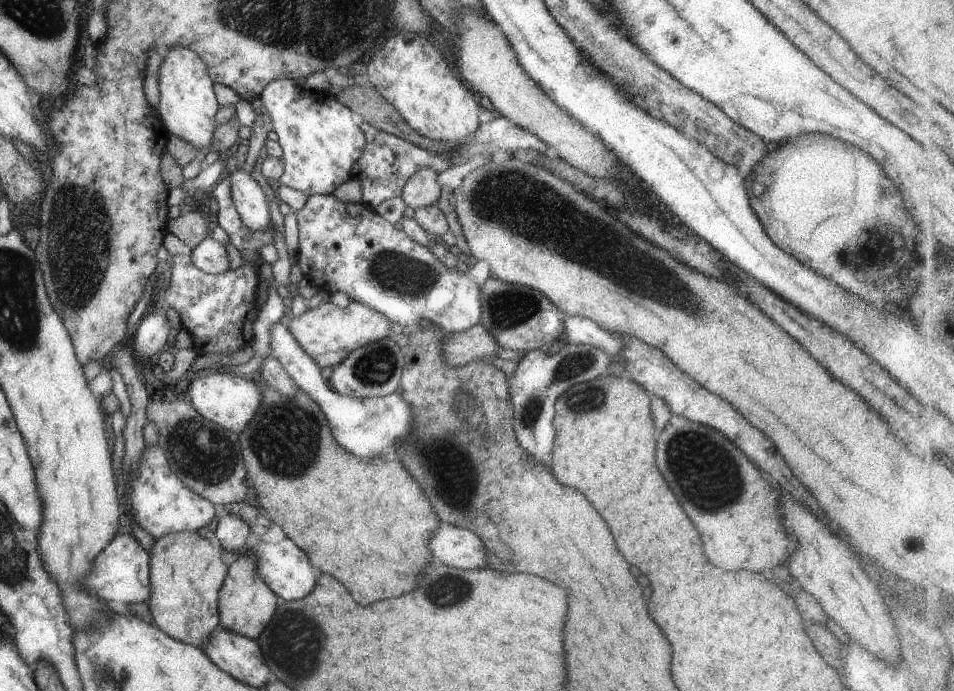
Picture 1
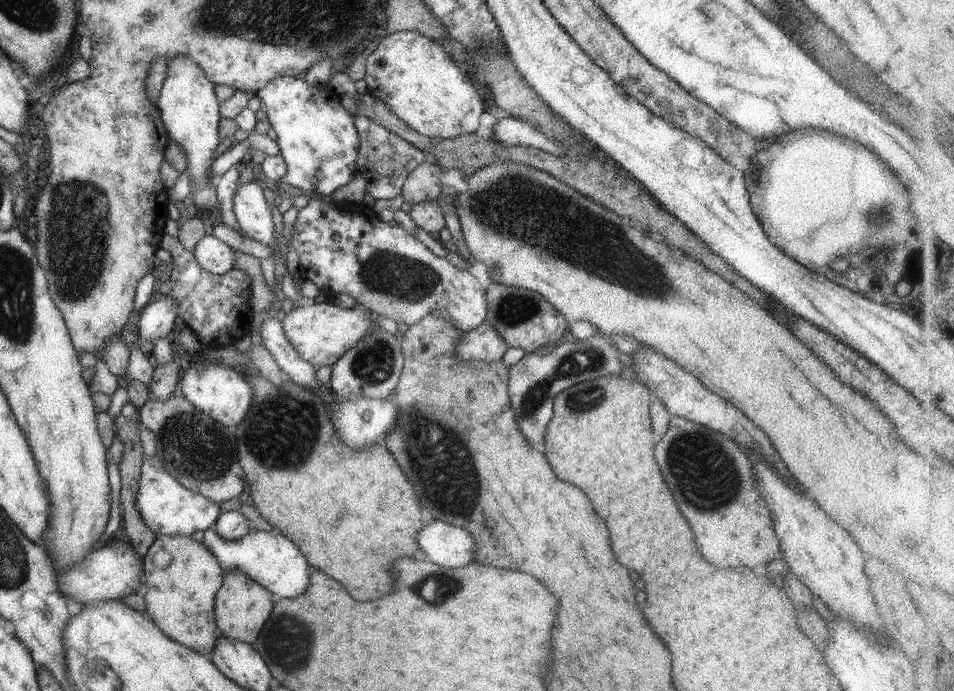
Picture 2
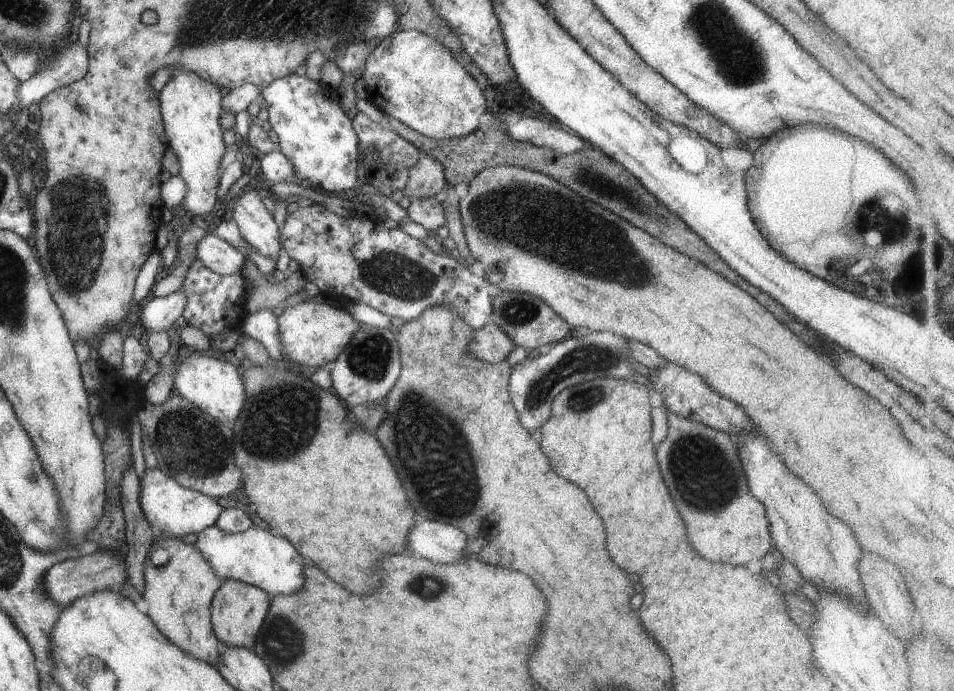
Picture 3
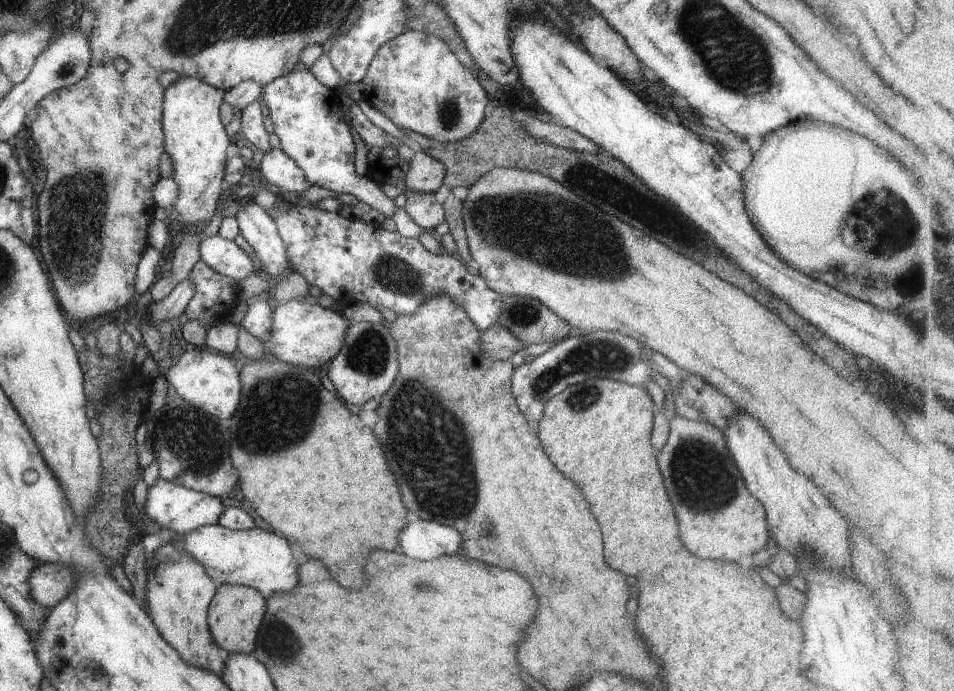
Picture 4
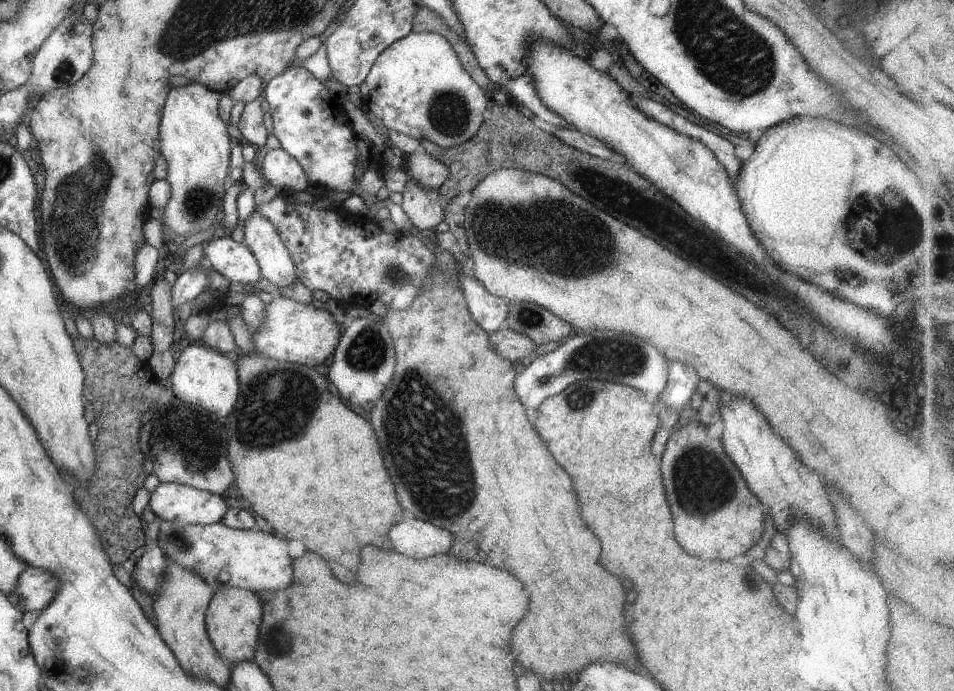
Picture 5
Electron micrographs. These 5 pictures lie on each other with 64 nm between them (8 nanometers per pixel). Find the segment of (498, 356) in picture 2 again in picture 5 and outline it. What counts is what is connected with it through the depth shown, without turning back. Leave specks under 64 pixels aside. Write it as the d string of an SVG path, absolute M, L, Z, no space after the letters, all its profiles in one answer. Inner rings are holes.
M504 327L494 333L488 333L493 350L501 357L514 363L522 362L528 356L535 358L537 347L528 336Z

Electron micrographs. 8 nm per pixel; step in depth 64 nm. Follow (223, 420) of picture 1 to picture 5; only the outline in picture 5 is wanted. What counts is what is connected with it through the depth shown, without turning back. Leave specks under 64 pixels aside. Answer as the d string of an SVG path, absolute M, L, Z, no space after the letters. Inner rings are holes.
M192 344L182 350L167 383L179 400L204 408L220 418L230 414L239 394L237 364L205 344Z

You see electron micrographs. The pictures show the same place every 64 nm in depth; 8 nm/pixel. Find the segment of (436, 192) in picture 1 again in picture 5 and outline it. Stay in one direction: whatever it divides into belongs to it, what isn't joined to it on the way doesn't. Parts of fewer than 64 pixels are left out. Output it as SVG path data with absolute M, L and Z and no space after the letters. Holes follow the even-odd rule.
M421 149L408 156L406 172L421 186L430 189L440 189L449 178L448 166Z

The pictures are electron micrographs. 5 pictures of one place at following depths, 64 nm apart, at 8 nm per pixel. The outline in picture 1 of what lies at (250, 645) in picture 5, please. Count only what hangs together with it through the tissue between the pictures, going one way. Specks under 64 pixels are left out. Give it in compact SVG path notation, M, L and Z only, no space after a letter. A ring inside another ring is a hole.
M242 551L238 559L229 567L224 584L218 595L218 612L220 614L220 627L230 632L257 639L264 628L268 626L278 608L276 594L264 584L264 580L256 572L256 564L252 558Z

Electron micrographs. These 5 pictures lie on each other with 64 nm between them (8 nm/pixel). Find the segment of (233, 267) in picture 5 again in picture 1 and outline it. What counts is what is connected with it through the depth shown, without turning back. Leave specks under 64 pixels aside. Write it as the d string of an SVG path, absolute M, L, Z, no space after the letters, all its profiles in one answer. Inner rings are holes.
M211 236L206 237L200 244L191 249L192 264L204 272L217 275L226 272L230 266L228 251L220 242Z

